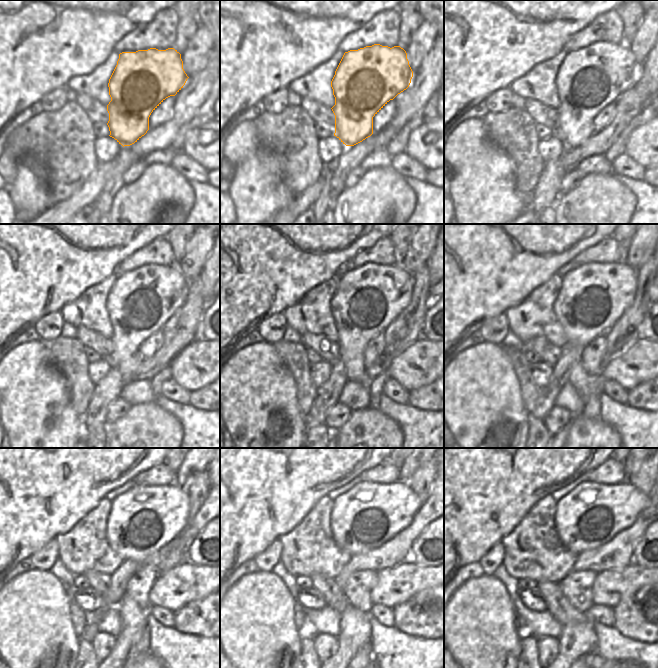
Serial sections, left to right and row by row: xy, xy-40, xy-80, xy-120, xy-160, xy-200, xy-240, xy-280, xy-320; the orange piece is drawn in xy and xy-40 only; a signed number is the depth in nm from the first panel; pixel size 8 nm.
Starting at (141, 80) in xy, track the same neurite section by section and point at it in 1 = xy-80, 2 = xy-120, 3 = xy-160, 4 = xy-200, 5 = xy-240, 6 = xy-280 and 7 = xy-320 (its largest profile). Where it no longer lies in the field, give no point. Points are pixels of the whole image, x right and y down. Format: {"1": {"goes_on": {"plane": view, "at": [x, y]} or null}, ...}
{"1": {"goes_on": {"plane": "xy-80", "at": [589, 79]}}, "2": {"goes_on": {"plane": "xy-120", "at": [141, 301]}}, "3": {"goes_on": {"plane": "xy-160", "at": [368, 298]}}, "4": {"goes_on": {"plane": "xy-200", "at": [592, 297]}}, "5": {"goes_on": {"plane": "xy-240", "at": [144, 519]}}, "6": {"goes_on": {"plane": "xy-280", "at": [367, 516]}}, "7": {"goes_on": {"plane": "xy-320", "at": [588, 517]}}}

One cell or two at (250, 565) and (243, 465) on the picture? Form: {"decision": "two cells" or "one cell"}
{"decision": "two cells"}

